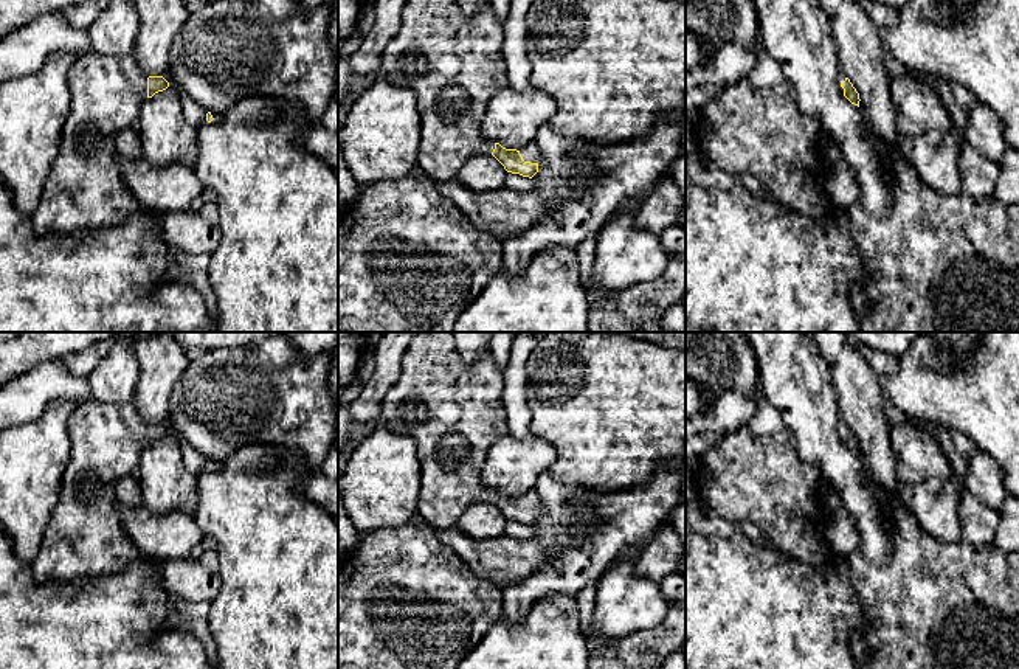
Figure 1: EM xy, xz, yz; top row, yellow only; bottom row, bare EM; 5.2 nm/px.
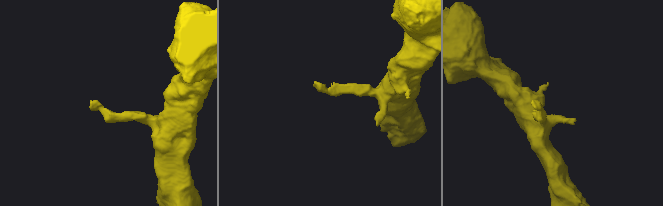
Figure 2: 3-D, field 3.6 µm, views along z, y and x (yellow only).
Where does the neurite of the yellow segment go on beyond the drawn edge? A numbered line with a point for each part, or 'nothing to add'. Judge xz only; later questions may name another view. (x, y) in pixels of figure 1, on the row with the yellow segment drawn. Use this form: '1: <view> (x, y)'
1: xz (453, 64)
2: xz (529, 152)

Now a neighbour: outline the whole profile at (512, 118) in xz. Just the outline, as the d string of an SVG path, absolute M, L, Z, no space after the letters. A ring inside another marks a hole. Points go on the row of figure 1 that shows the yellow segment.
M501 88L485 109L481 133L506 149L523 149L535 140L537 130L557 112L557 102L543 90L518 92Z

